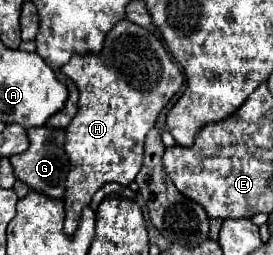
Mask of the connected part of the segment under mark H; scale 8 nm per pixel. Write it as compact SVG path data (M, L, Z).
M128 19L114 25L98 55L74 55L60 71L70 77L80 91L78 113L64 129L64 149L70 159L64 193L64 233L72 235L82 209L104 183L114 181L128 185L134 181L144 157L144 137L156 123L160 111L184 85L184 75L160 39Z

